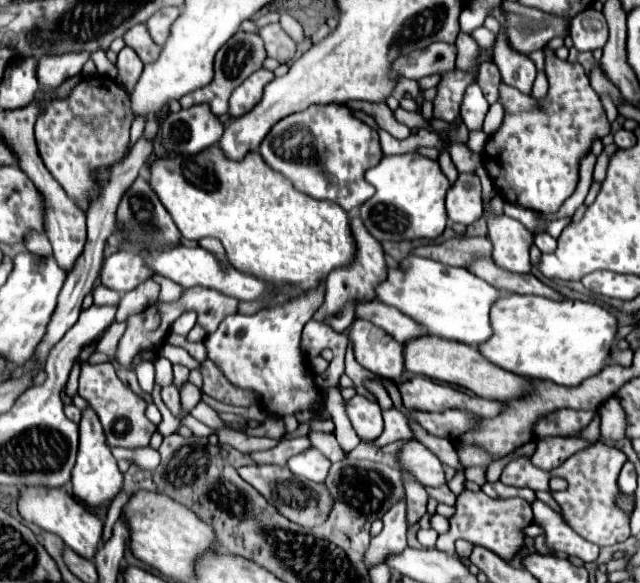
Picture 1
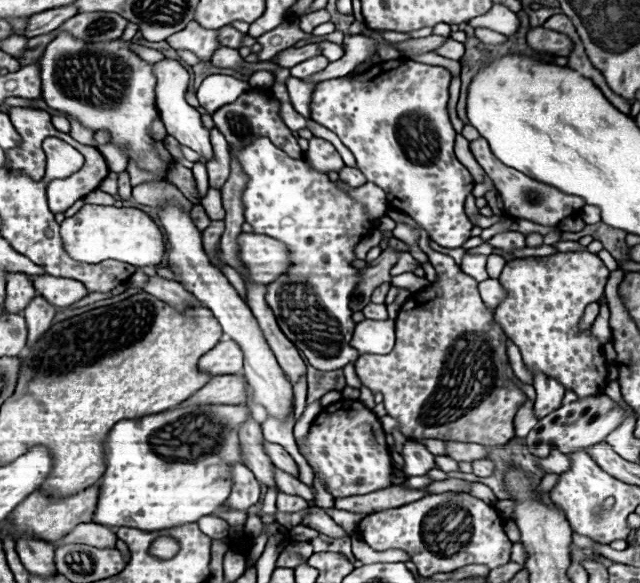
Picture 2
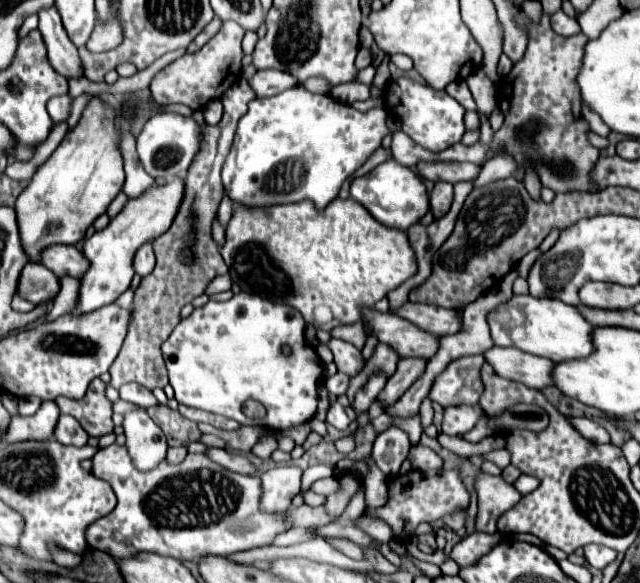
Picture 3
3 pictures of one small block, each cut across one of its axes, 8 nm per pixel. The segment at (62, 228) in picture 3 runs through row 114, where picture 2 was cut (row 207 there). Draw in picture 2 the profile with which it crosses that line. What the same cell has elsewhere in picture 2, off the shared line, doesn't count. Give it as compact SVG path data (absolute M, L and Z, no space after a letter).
M84 204L72 218L60 224L66 252L76 262L98 264L102 260L118 260L132 266L158 266L164 256L164 238L154 220L138 208L116 208Z

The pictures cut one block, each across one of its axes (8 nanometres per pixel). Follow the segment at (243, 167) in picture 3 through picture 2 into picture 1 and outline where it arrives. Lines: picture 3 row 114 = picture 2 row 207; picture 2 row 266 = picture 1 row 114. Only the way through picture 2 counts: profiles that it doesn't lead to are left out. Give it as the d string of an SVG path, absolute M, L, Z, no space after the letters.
M334 102L314 104L282 118L262 140L258 152L270 168L284 174L300 192L318 200L336 202L346 212L374 196L374 188L364 180L364 172L384 156L378 132L356 118L350 108Z

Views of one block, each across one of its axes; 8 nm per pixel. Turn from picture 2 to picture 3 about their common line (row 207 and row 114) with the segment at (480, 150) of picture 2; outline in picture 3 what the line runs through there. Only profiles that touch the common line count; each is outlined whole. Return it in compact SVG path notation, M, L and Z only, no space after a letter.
M522 10L516 14L516 24L520 28L524 28L528 32L528 46L526 46L526 52L524 56L514 62L512 70L508 76L504 76L500 80L500 84L506 84L506 86L500 86L498 88L498 108L504 112L504 124L500 130L494 132L492 136L492 142L490 144L484 144L484 142L476 142L472 146L464 146L464 144L454 144L452 148L444 150L444 152L428 152L424 148L420 148L418 144L414 144L404 132L394 132L392 134L392 158L406 166L406 168L416 168L418 162L472 162L472 164L478 164L478 166L484 166L486 164L486 156L488 152L496 152L496 148L500 150L500 156L512 156L516 160L516 172L514 172L514 178L524 182L524 176L526 176L526 166L530 166L544 188L550 188L554 190L556 194L566 194L566 192L598 192L594 180L592 180L592 168L596 166L596 160L600 158L600 150L594 148L588 140L588 132L590 132L590 126L588 126L588 120L584 118L582 114L582 104L580 104L580 94L578 94L578 86L574 82L576 74L578 74L578 68L580 68L580 62L582 62L582 56L584 56L584 46L588 42L588 38L584 34L576 34L576 36L558 36L556 32L552 32L550 28L550 16L546 12L542 12L540 20L538 22L532 22Z

